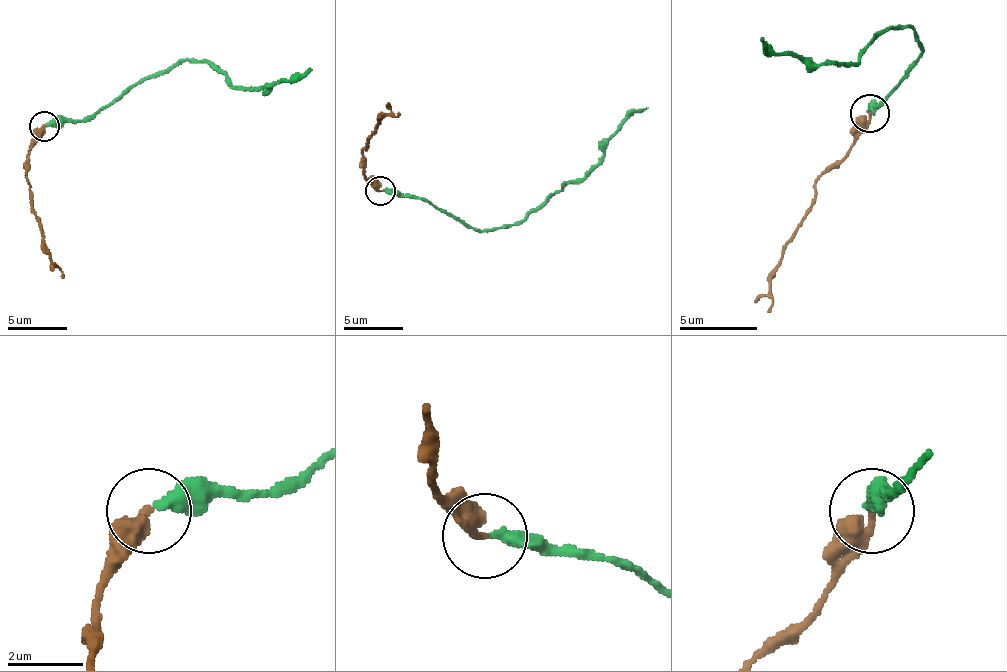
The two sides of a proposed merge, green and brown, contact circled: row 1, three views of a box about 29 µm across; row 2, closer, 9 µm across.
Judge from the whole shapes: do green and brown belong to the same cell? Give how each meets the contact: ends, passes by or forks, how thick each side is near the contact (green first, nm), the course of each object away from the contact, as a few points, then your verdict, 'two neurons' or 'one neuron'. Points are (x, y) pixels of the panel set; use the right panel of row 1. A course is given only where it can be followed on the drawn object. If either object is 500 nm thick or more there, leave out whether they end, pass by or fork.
green ends; brown ends; calibres 360 and 280 nm; course green (869, 112), (923, 54), (919, 38), (908, 26), (888, 26), (857, 61), (822, 65), (806, 65), (760, 38); course brown (869, 112), (853, 147), (818, 178), (803, 225), (771, 279), (771, 307), (768, 311); two neurons

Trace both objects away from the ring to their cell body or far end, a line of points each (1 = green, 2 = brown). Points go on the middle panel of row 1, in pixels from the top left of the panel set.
1: (381, 190), (426, 199), (479, 231), (509, 228), (571, 181), (580, 181), (604, 154), (604, 142), (648, 107)
2: (381, 190), (366, 178), (363, 151), (366, 139), (384, 116), (399, 116), (396, 113)

